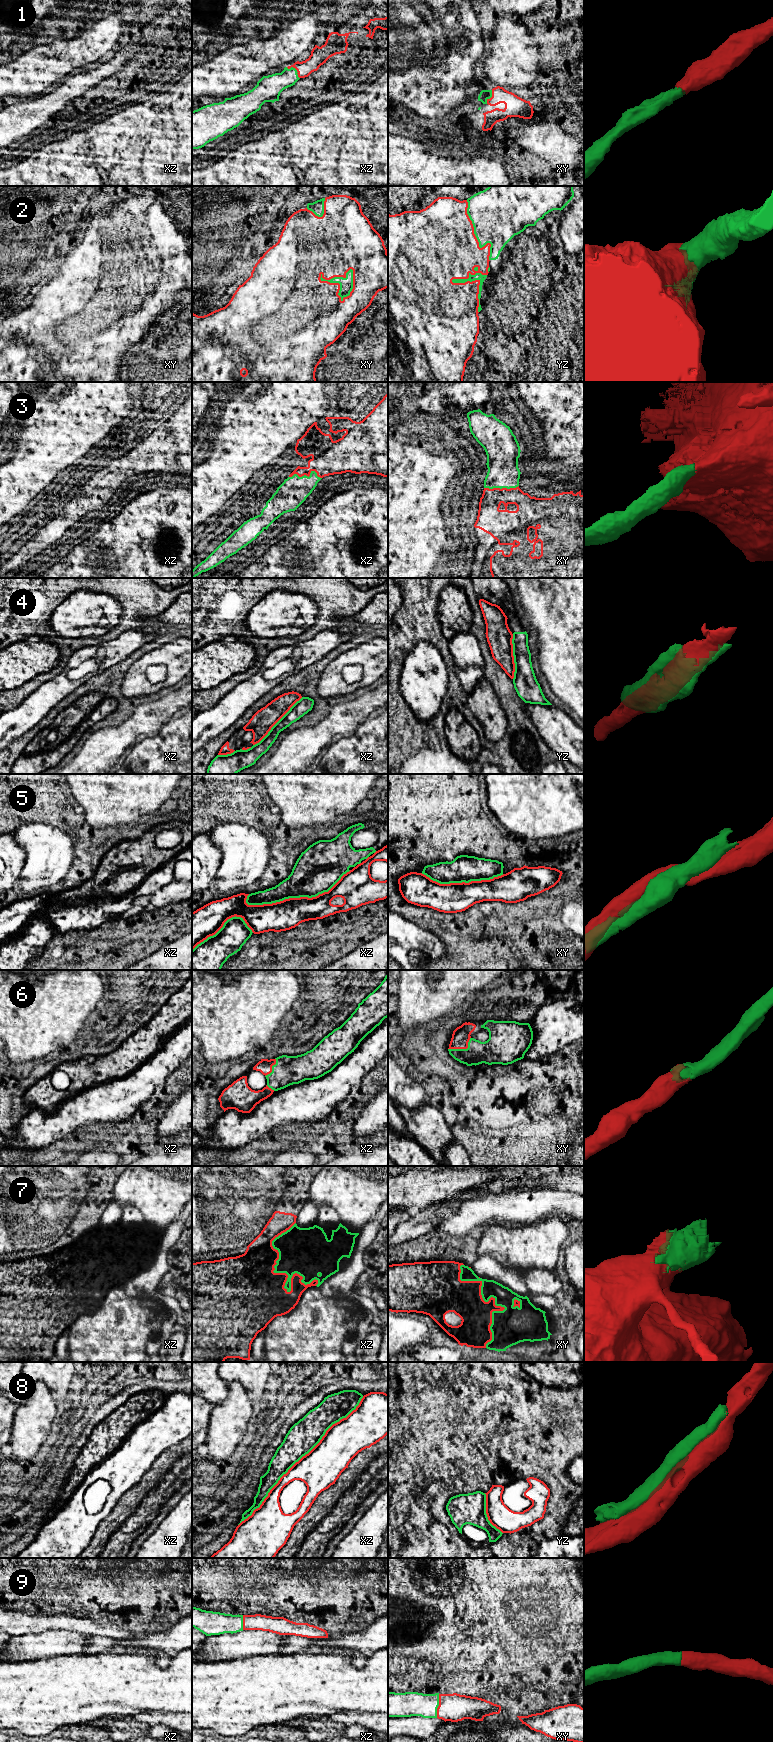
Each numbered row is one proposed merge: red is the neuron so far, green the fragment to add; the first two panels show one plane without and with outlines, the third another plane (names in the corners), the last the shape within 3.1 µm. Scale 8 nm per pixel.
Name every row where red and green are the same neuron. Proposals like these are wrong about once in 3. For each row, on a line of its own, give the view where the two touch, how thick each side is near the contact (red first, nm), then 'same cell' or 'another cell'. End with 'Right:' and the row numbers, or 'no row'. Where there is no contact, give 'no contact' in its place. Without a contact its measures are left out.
1: contact in xz; calibres 140 and 180 nm; same cell
2: contact in xy; calibres 400 and 110 nm; same cell
3: contact in xz; calibres 280 and 220 nm; same cell
4: contact in xz; calibres 180 and 120 nm; another cell
5: contact in xz; calibres 240 and 340 nm; another cell
6: contact in xy; calibres 140 and 200 nm; same cell
7: contact in xz; calibres 360 and 380 nm; same cell
8: contact in xz; calibres 320 and 240 nm; another cell
9: contact in xy; calibres 220 and 200 nm; same cell
Right: 1, 2, 3, 6, 7, 9

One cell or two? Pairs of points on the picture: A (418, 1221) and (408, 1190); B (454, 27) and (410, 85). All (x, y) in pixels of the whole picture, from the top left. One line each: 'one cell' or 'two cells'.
A: two cells
B: one cell

